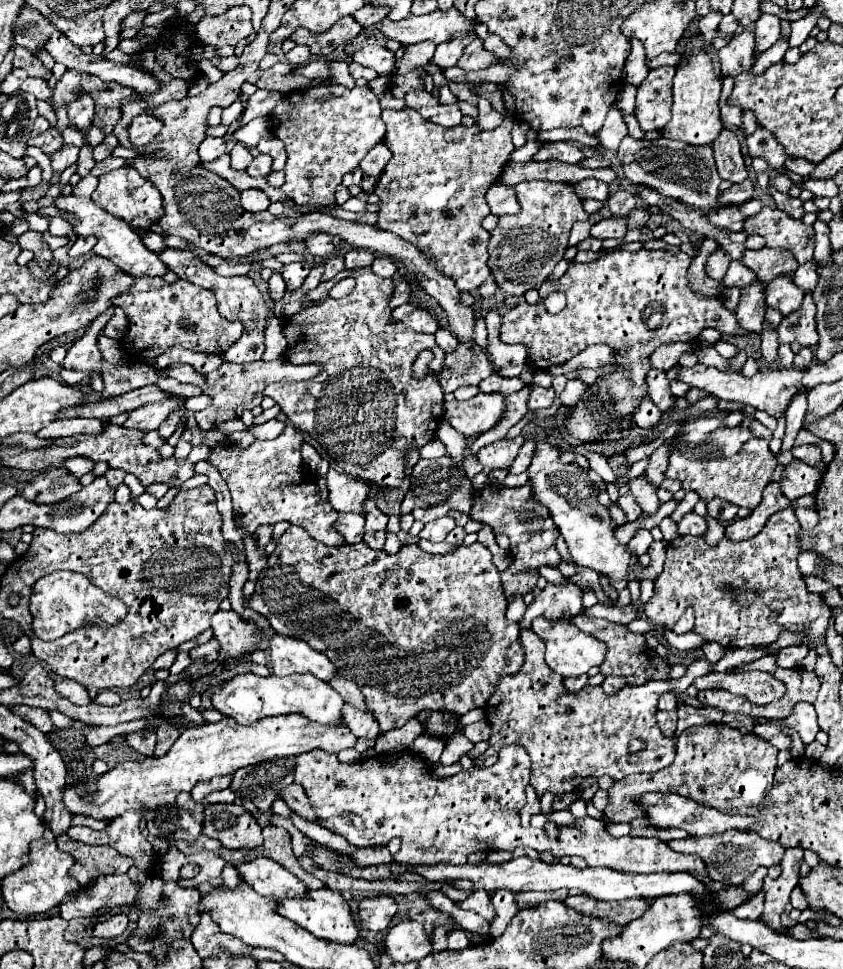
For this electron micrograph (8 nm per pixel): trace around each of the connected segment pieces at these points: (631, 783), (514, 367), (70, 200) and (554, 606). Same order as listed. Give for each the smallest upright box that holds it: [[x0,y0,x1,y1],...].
[[604,724,778,822],[485,311,528,378],[54,194,168,278],[520,578,582,628]]

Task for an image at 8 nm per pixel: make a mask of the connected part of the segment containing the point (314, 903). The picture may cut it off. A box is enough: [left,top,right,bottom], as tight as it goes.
[278,888,358,944]

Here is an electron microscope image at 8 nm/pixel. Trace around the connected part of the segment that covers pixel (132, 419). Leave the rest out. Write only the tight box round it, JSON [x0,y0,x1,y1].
[124,398,184,432]

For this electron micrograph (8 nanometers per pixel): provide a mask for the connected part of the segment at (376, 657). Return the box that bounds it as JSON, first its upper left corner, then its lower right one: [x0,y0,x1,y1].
[250,526,524,734]

